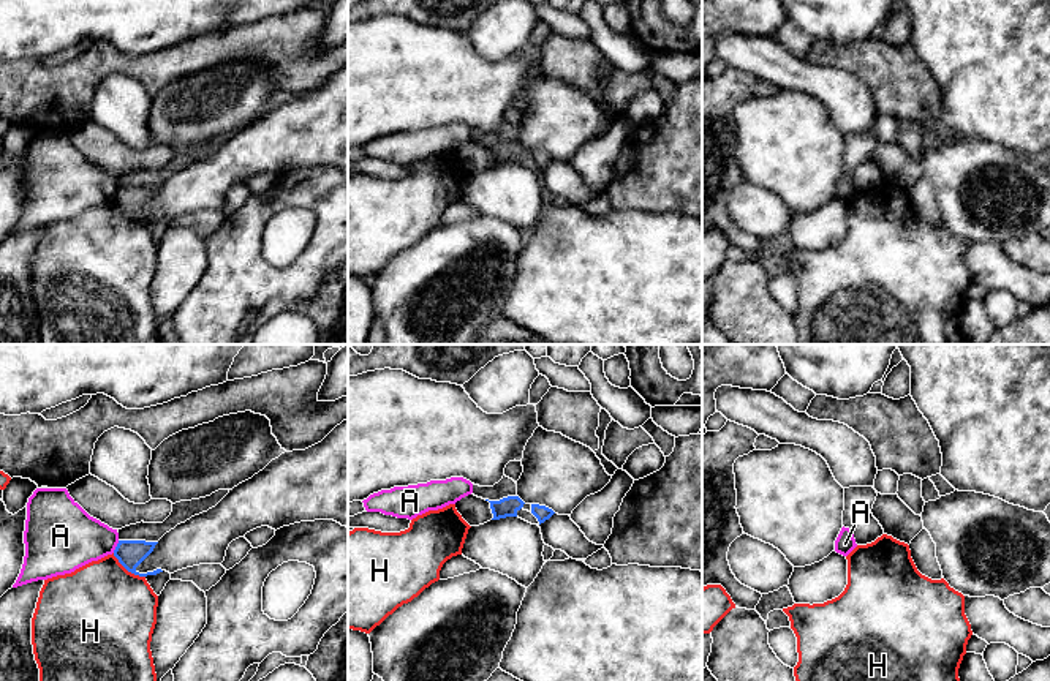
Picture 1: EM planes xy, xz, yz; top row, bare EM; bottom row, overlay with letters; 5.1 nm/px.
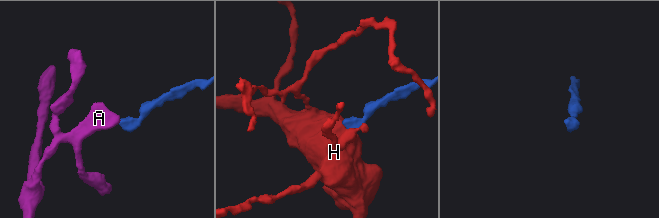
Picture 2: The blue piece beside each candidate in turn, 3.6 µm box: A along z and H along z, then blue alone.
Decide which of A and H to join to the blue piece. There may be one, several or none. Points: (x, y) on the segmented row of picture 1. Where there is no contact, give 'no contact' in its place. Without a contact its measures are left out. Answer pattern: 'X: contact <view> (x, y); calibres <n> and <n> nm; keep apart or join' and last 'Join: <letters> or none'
A: contact xy (116, 547); calibres 140 and 320 nm; keep apart
H: contact xy (128, 571); calibres 140 and 500 nm; keep apart
Join: none

